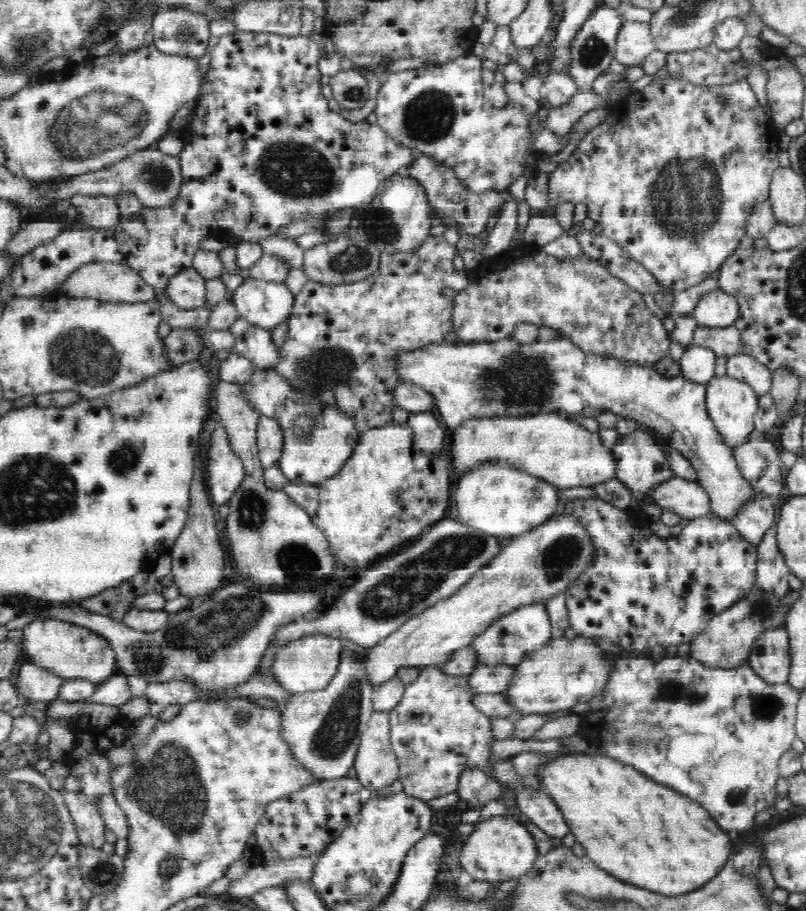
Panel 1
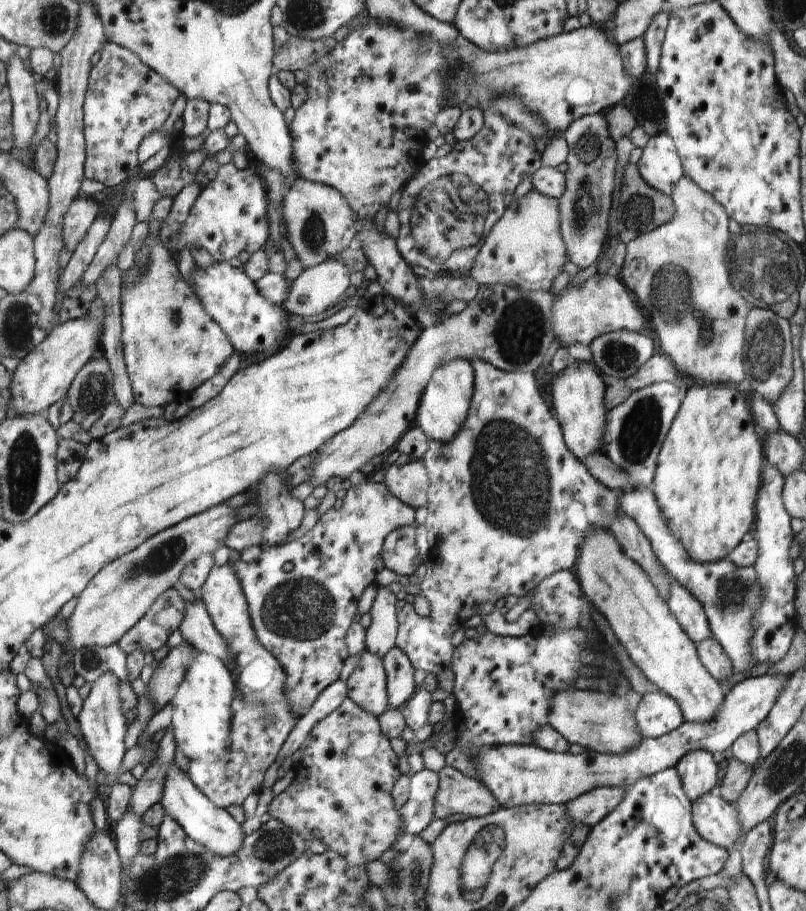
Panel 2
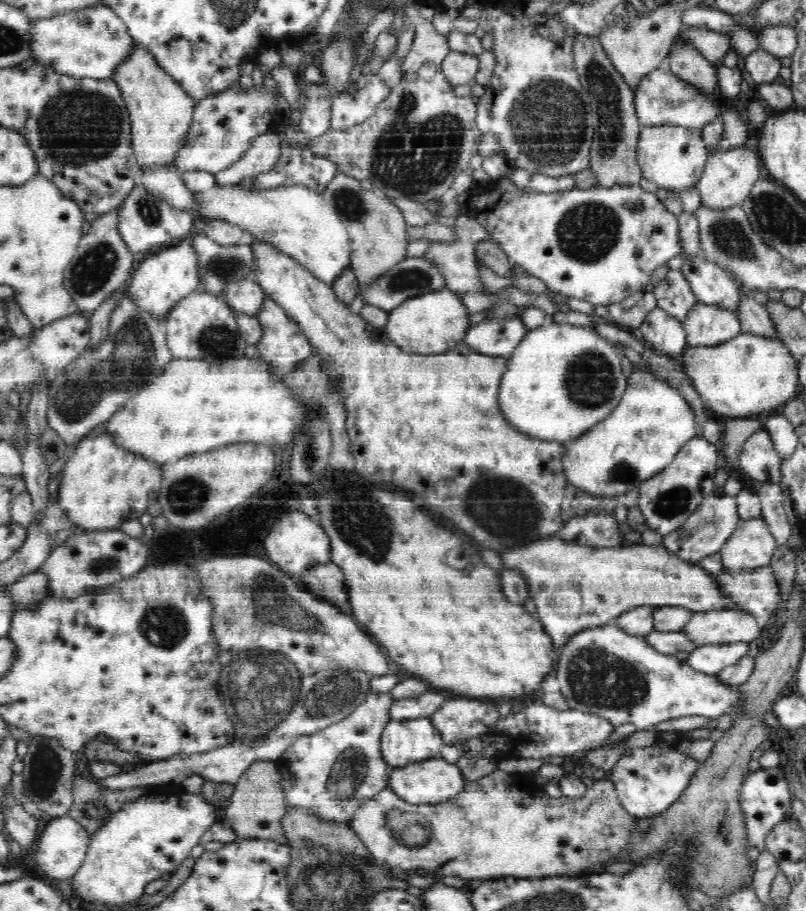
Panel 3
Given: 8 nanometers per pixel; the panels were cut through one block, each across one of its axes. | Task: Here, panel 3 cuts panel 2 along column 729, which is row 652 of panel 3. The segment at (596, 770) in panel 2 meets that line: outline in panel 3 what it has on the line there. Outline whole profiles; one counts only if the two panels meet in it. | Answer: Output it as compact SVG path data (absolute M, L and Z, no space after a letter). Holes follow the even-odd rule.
M748 643L718 644L694 648L689 652L687 664L704 675L718 675L724 668L737 664L748 655Z

